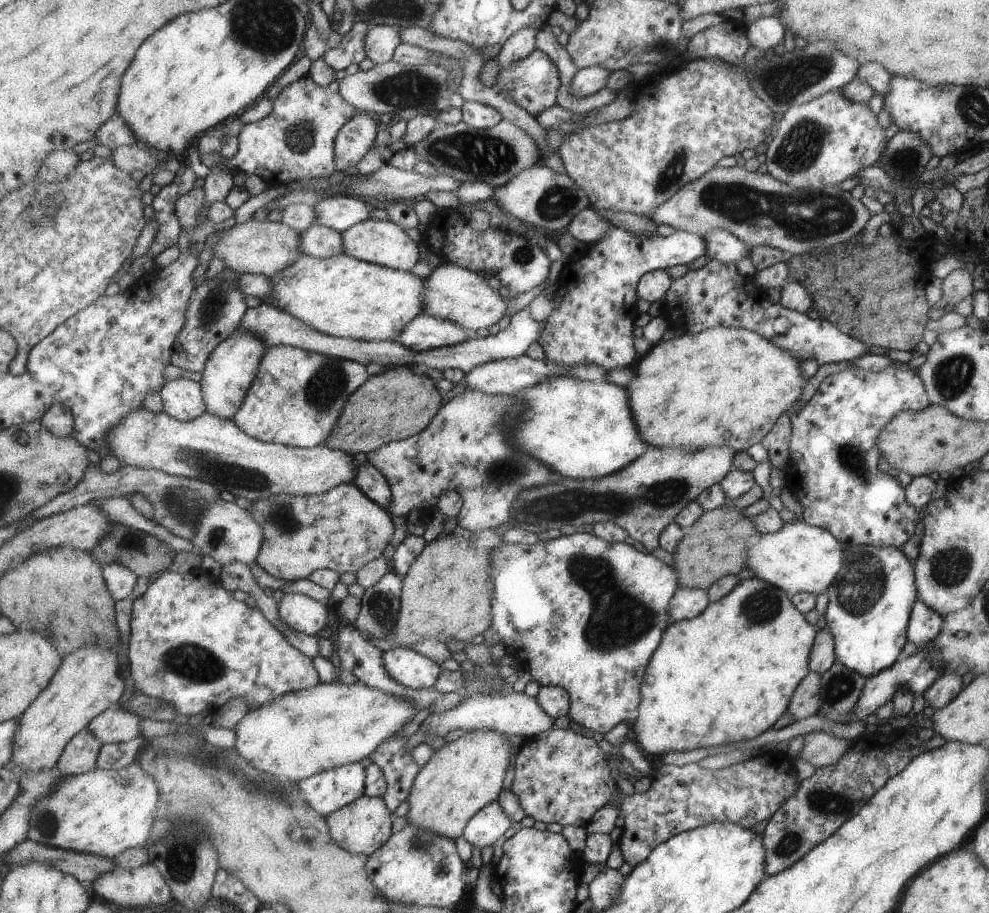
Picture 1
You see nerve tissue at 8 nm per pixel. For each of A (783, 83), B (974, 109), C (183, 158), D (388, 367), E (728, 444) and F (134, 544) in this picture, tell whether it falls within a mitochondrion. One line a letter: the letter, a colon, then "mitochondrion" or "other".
A: mitochondrion
B: mitochondrion
C: other
D: other
E: other
F: mitochondrion

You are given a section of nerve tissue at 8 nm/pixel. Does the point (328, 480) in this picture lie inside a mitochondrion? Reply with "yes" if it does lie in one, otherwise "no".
no

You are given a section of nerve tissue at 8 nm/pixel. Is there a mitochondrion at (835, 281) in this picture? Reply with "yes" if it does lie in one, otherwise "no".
no

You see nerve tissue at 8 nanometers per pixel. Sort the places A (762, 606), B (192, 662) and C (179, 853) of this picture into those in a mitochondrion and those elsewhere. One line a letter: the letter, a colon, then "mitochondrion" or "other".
A: mitochondrion
B: mitochondrion
C: mitochondrion

